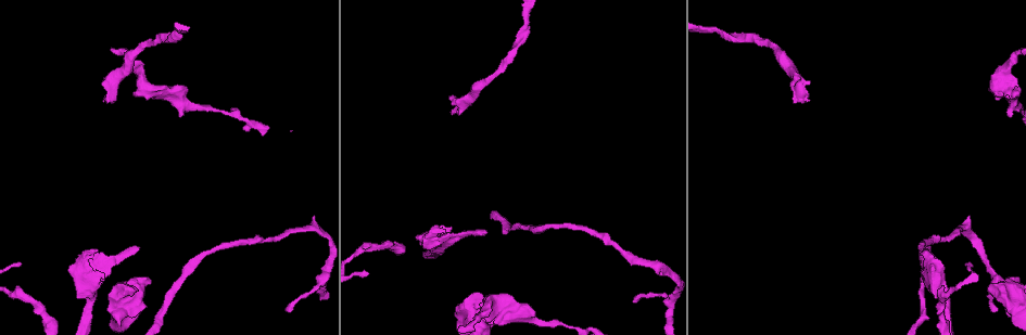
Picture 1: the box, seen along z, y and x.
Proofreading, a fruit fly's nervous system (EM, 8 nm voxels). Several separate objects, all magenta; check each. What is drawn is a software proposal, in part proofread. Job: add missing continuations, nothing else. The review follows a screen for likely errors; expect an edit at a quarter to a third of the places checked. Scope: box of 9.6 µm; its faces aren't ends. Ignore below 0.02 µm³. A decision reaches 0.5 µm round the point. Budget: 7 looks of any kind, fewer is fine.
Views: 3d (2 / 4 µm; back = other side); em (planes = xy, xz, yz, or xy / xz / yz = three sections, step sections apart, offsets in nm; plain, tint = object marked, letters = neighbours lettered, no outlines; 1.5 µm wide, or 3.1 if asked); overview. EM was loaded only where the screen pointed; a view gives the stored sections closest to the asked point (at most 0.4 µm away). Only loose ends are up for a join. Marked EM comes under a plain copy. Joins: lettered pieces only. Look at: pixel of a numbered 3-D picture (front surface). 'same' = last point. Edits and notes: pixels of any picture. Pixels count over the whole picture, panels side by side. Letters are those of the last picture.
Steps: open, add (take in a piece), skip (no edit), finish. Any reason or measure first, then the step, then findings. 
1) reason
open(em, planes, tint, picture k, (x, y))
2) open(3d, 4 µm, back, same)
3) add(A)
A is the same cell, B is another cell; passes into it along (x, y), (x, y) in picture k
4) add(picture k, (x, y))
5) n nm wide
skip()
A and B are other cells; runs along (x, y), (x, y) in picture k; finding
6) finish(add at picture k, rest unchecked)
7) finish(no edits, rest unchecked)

branch stops here
open(3d, 2 µm, picture 1, (139, 248))

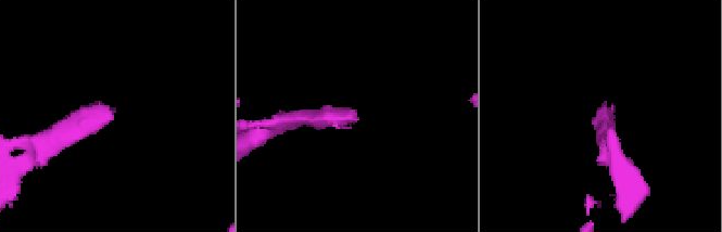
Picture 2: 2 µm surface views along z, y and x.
open(em, yz, step 4, letters, picture 2, (599, 112))

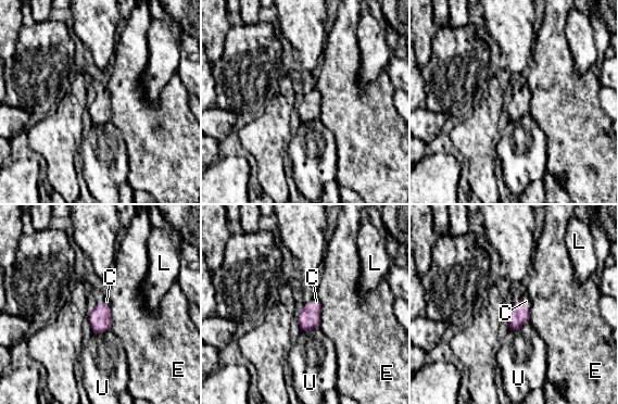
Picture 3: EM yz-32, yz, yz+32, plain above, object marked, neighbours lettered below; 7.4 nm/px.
add(C)
C is the same cell, E, L and U are other cells; the neuron continues

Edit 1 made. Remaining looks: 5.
tapers out
open(em, planes, letters, picture 1, (997, 309))

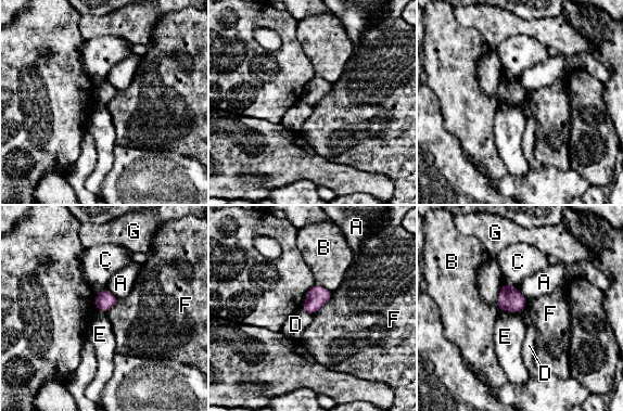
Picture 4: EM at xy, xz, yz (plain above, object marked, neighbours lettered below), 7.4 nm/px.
skip()
A, B, C, D, E, F and G are other cells; border along (332, 292), (332, 295), (313, 315) in picture 4; none of them fits

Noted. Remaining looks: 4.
free end
open(em, yz, step 8, letters, picture 1, (990, 291))

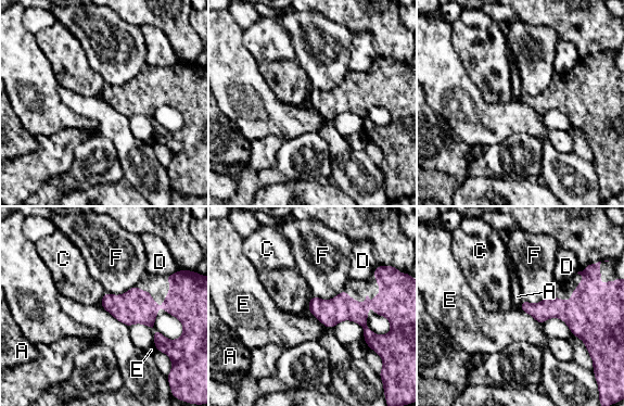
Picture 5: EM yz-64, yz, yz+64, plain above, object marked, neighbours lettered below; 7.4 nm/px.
skip()
A, C, D, E and F are other cells; runs along (386, 305), (310, 308) in picture 5; none of them fits

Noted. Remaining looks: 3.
finish(add at picture 3, rest unchecked)

